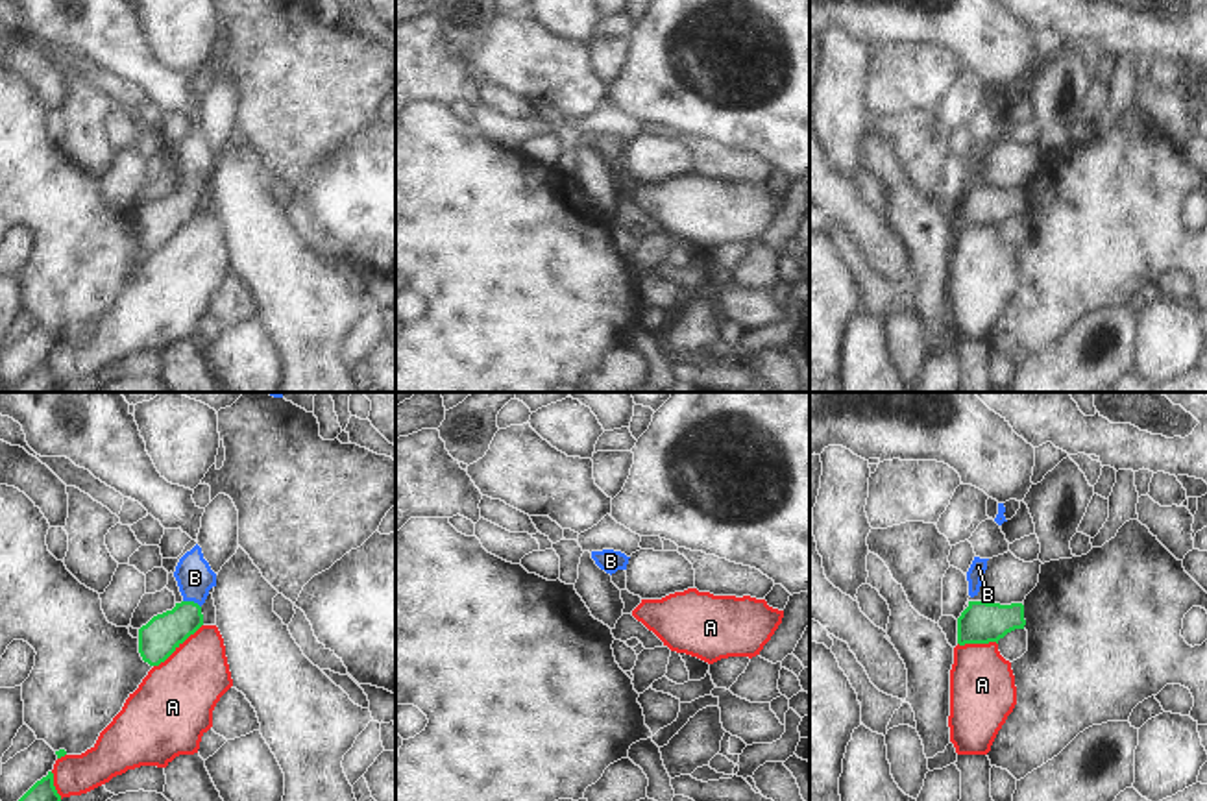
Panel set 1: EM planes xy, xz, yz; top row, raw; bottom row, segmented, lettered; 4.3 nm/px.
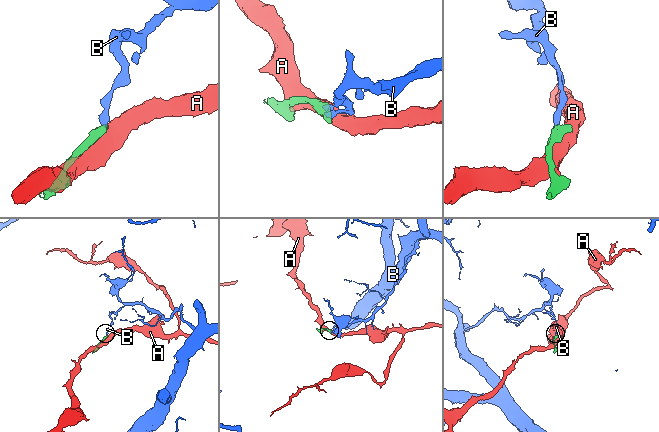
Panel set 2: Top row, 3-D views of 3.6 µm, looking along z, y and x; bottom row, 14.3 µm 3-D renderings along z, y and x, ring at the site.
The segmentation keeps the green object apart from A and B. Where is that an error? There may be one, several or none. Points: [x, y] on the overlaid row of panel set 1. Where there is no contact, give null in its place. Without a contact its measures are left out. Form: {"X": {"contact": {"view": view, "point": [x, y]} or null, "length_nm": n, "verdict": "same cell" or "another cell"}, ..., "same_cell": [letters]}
{"A": {"contact": {"view": "xy", "point": [178, 646]}, "length_nm": 280, "verdict": "another cell"}, "B": {"contact": {"view": "xy", "point": [193, 602]}, "length_nm": 90, "verdict": "same cell"}, "same_cell": ["B"]}

